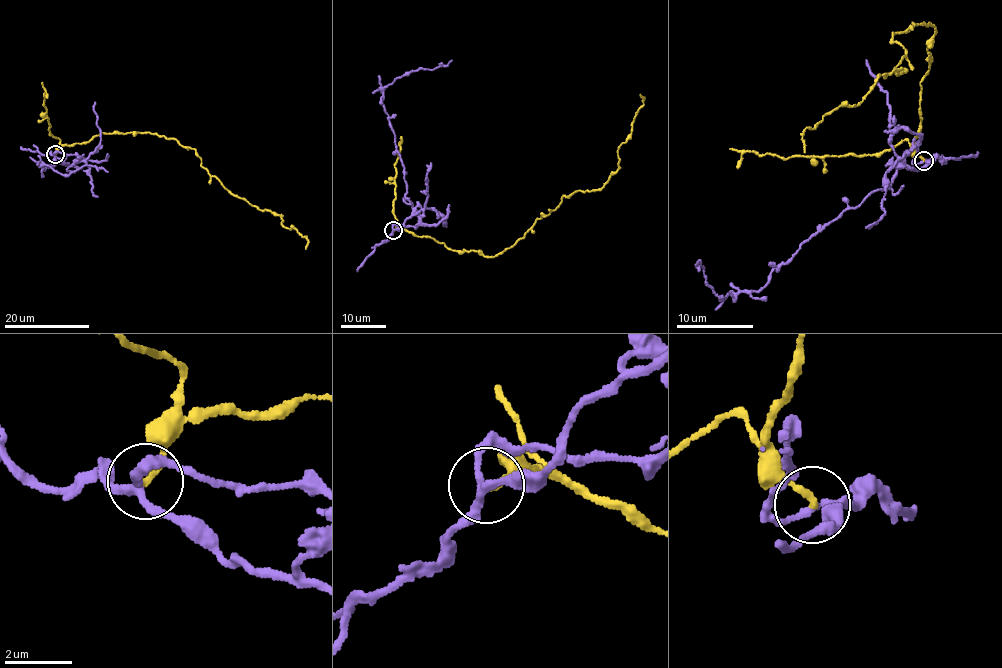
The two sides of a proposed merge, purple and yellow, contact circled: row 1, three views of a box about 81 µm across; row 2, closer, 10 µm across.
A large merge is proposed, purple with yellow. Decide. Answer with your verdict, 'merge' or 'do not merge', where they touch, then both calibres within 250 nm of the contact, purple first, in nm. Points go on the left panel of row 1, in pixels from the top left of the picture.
do not merge | (55, 154) | 170/190 nm

